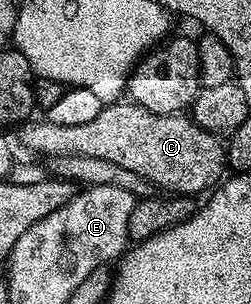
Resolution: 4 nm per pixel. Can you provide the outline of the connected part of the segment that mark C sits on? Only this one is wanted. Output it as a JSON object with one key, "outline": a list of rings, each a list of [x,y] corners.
{"outline":[[[118,100],[102,105],[99,116],[95,116],[95,120],[91,120],[87,124],[79,124],[76,128],[64,126],[64,124],[51,124],[48,120],[41,120],[41,122],[33,122],[29,120],[20,127],[21,142],[27,149],[31,150],[32,155],[41,156],[37,154],[49,154],[48,156],[58,158],[59,156],[78,154],[79,156],[95,156],[98,160],[111,160],[111,164],[120,164],[122,168],[127,168],[131,172],[135,172],[135,176],[143,176],[143,180],[152,182],[154,187],[163,189],[165,192],[172,192],[177,196],[197,196],[200,195],[200,190],[208,191],[210,188],[216,187],[218,183],[226,177],[227,163],[225,160],[226,143],[222,141],[218,135],[213,134],[211,131],[204,130],[199,123],[194,122],[192,117],[186,116],[184,113],[180,114],[156,114],[155,112],[147,112],[147,108],[137,106],[131,100]]]}

